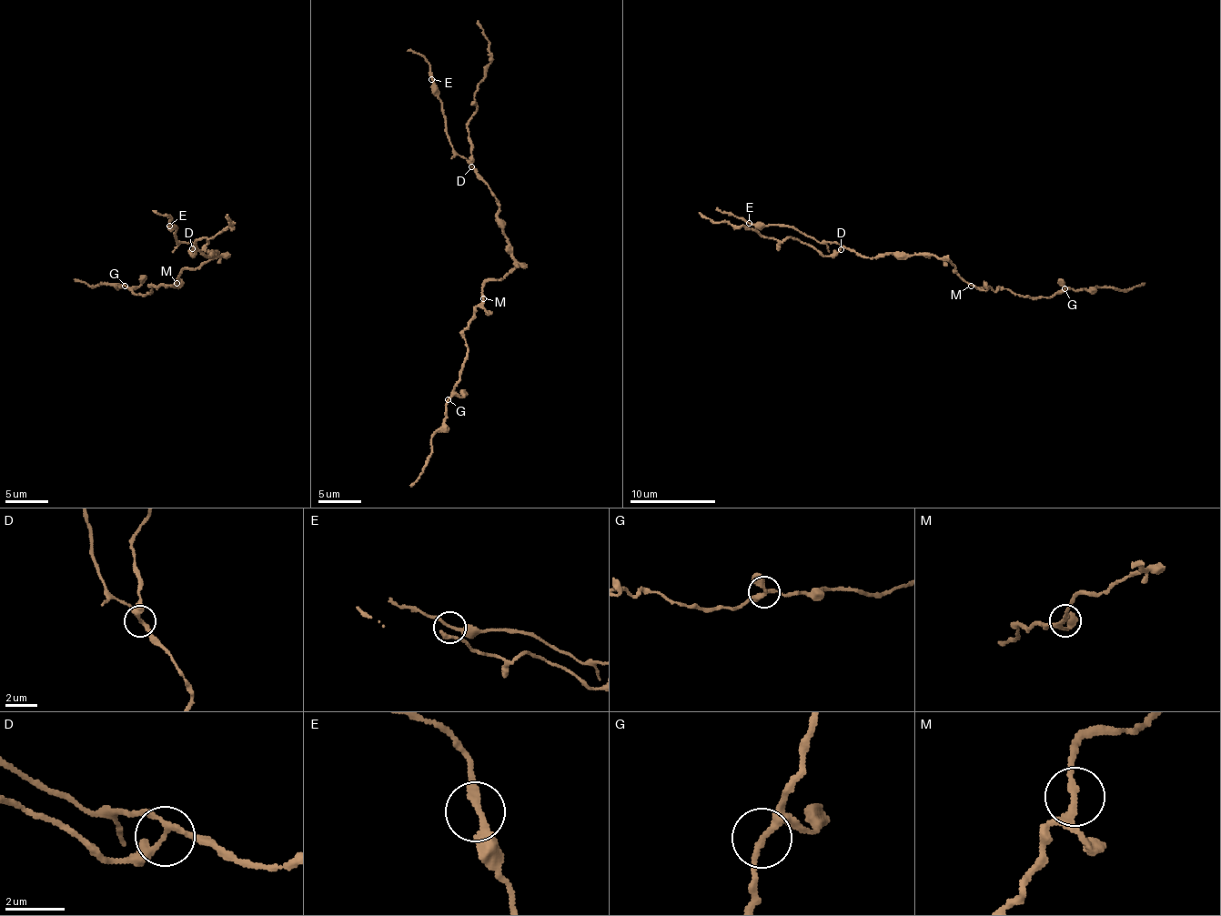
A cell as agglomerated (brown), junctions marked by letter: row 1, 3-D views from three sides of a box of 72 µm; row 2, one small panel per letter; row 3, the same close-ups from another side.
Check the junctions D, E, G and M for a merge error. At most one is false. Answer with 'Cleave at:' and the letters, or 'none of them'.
Cleave at: D

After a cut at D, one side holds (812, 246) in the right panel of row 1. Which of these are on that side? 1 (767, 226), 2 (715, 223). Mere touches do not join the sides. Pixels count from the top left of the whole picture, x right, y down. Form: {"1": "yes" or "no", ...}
{"1": "no", "2": "yes"}

